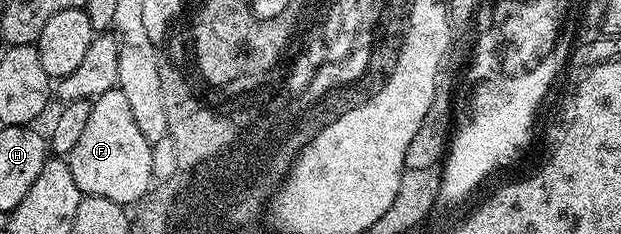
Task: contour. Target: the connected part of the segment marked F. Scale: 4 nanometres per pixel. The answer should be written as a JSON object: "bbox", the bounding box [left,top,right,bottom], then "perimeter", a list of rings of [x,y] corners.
{"bbox":[69,87,152,197],"perimeter":[[[118,87],[110,88],[105,94],[95,97],[89,122],[77,146],[73,146],[69,157],[71,173],[77,182],[80,193],[89,196],[107,197],[113,185],[117,184],[119,175],[139,168],[141,156],[151,156],[152,144],[141,134],[133,119],[133,110],[129,110],[129,101]]]}

